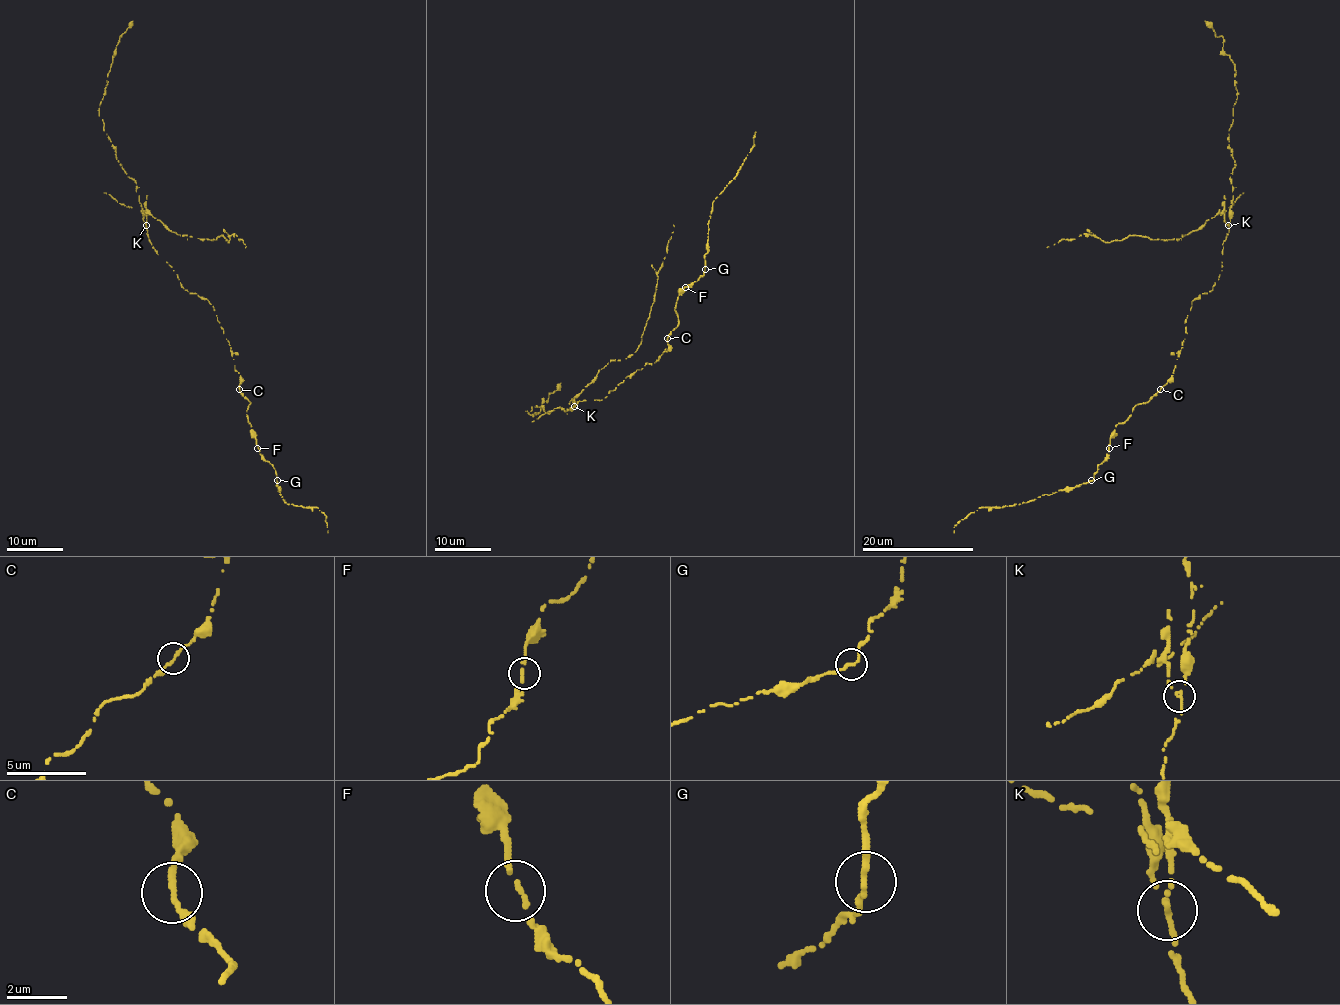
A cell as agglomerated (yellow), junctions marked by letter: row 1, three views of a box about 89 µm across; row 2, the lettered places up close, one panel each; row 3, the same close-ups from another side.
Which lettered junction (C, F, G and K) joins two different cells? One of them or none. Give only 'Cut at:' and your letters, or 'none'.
Cut at: K

